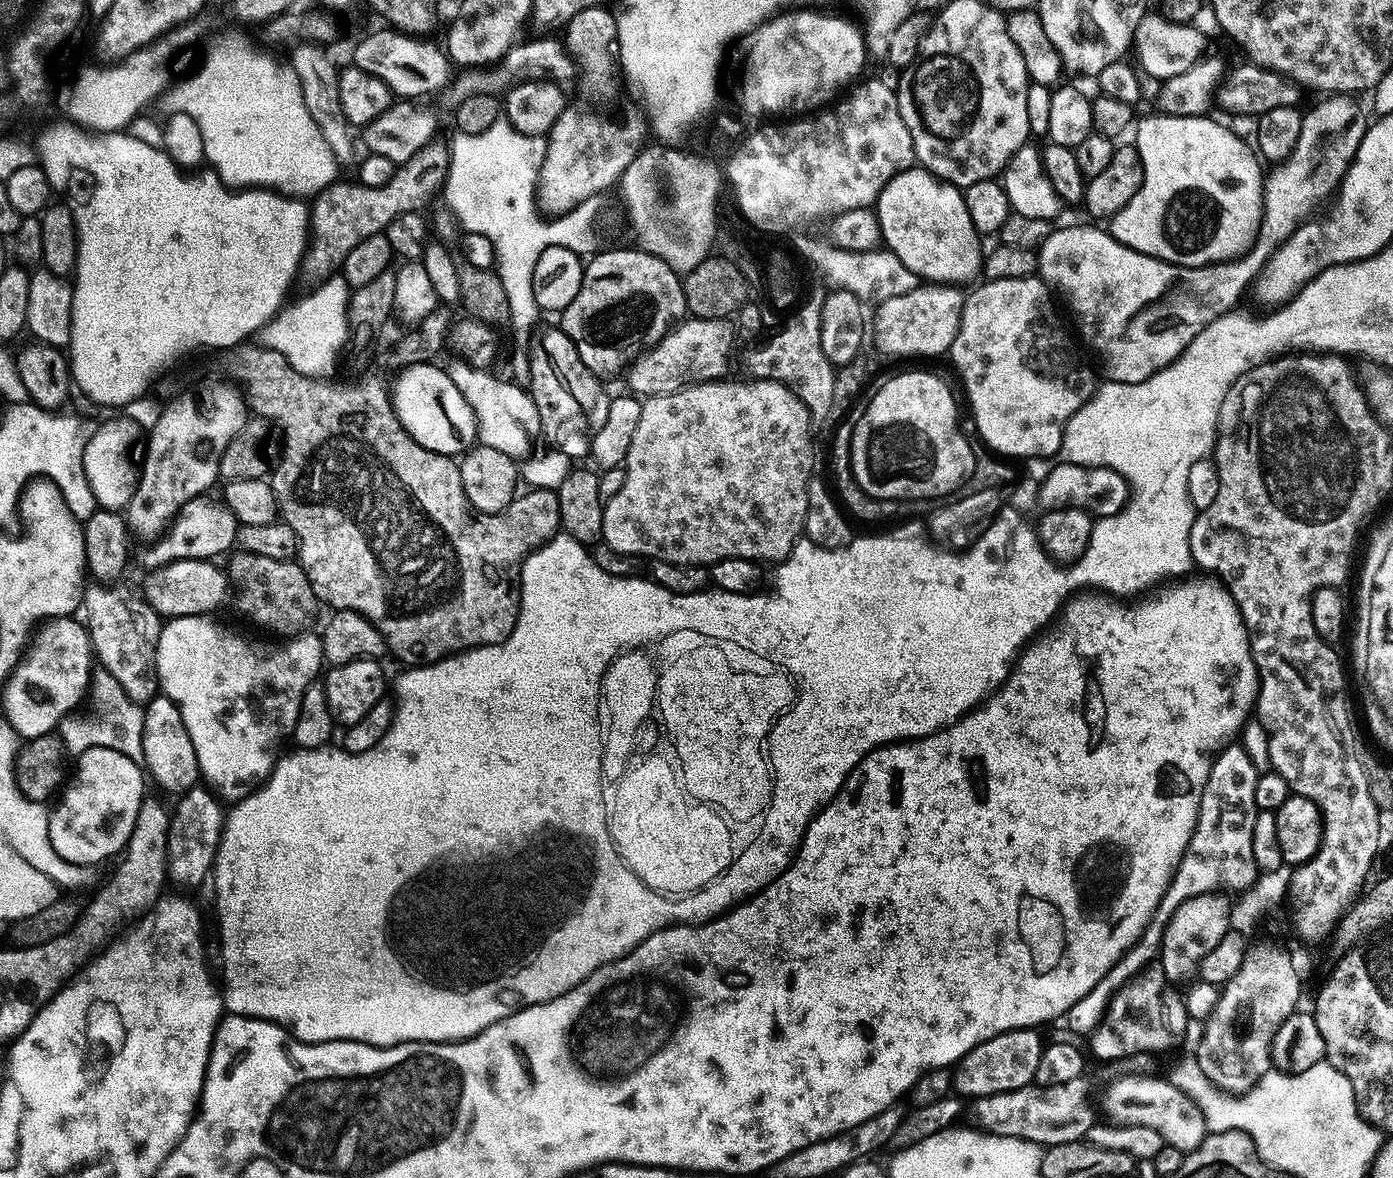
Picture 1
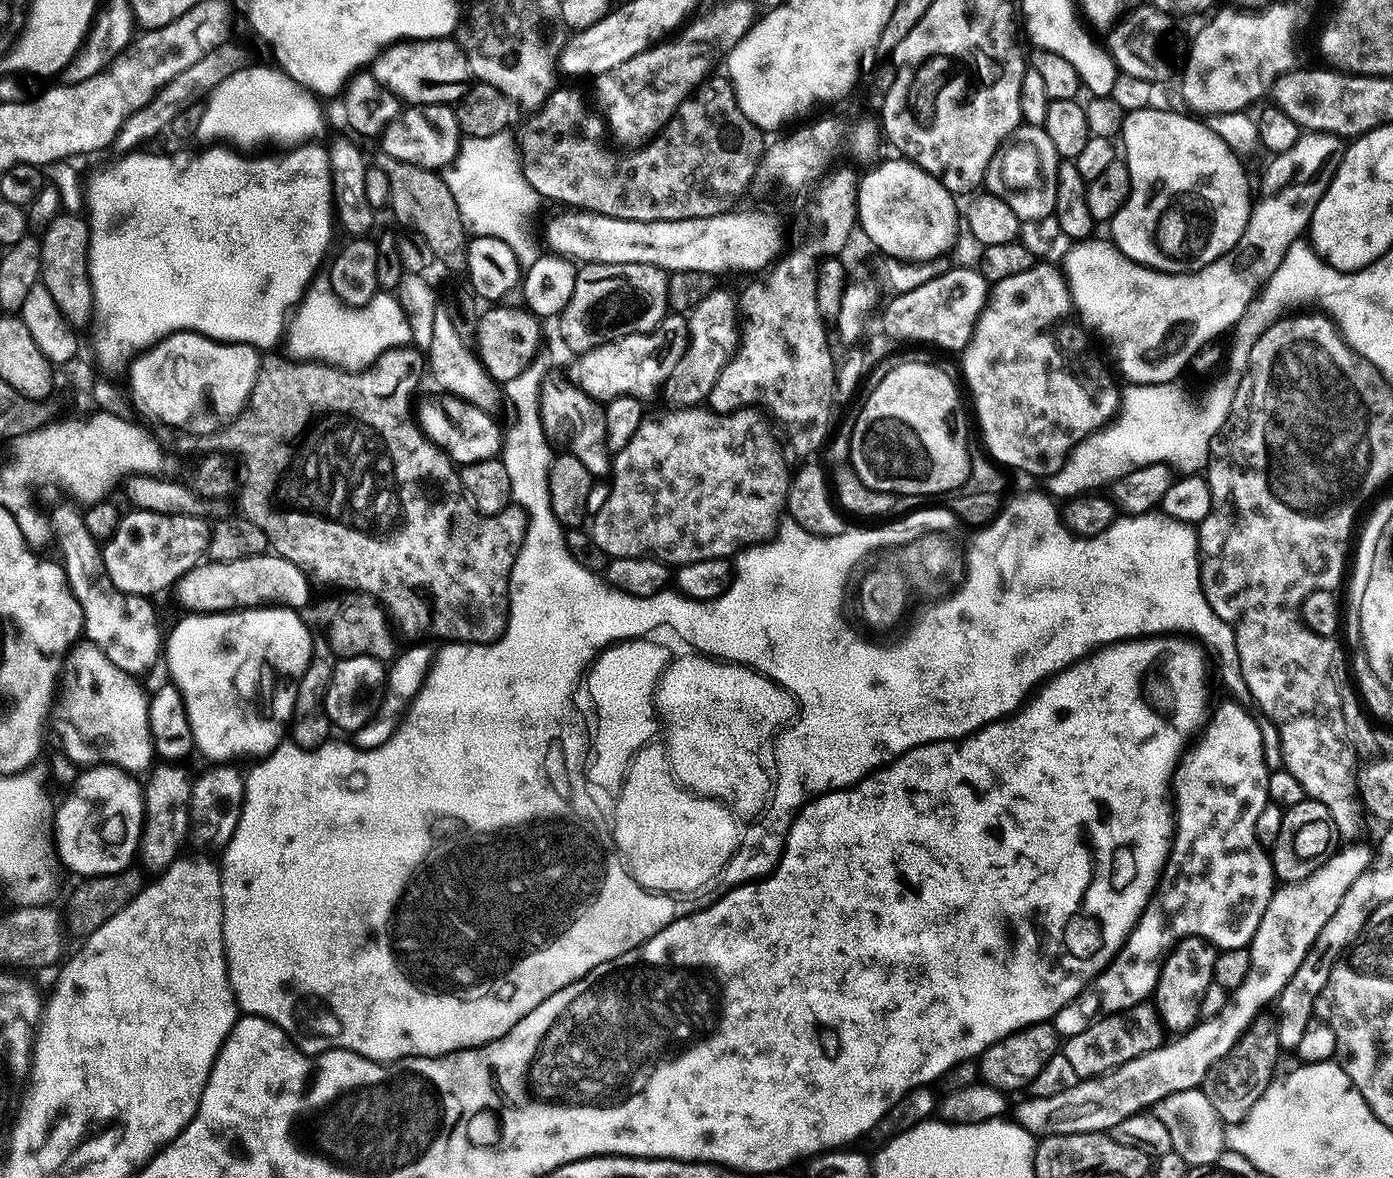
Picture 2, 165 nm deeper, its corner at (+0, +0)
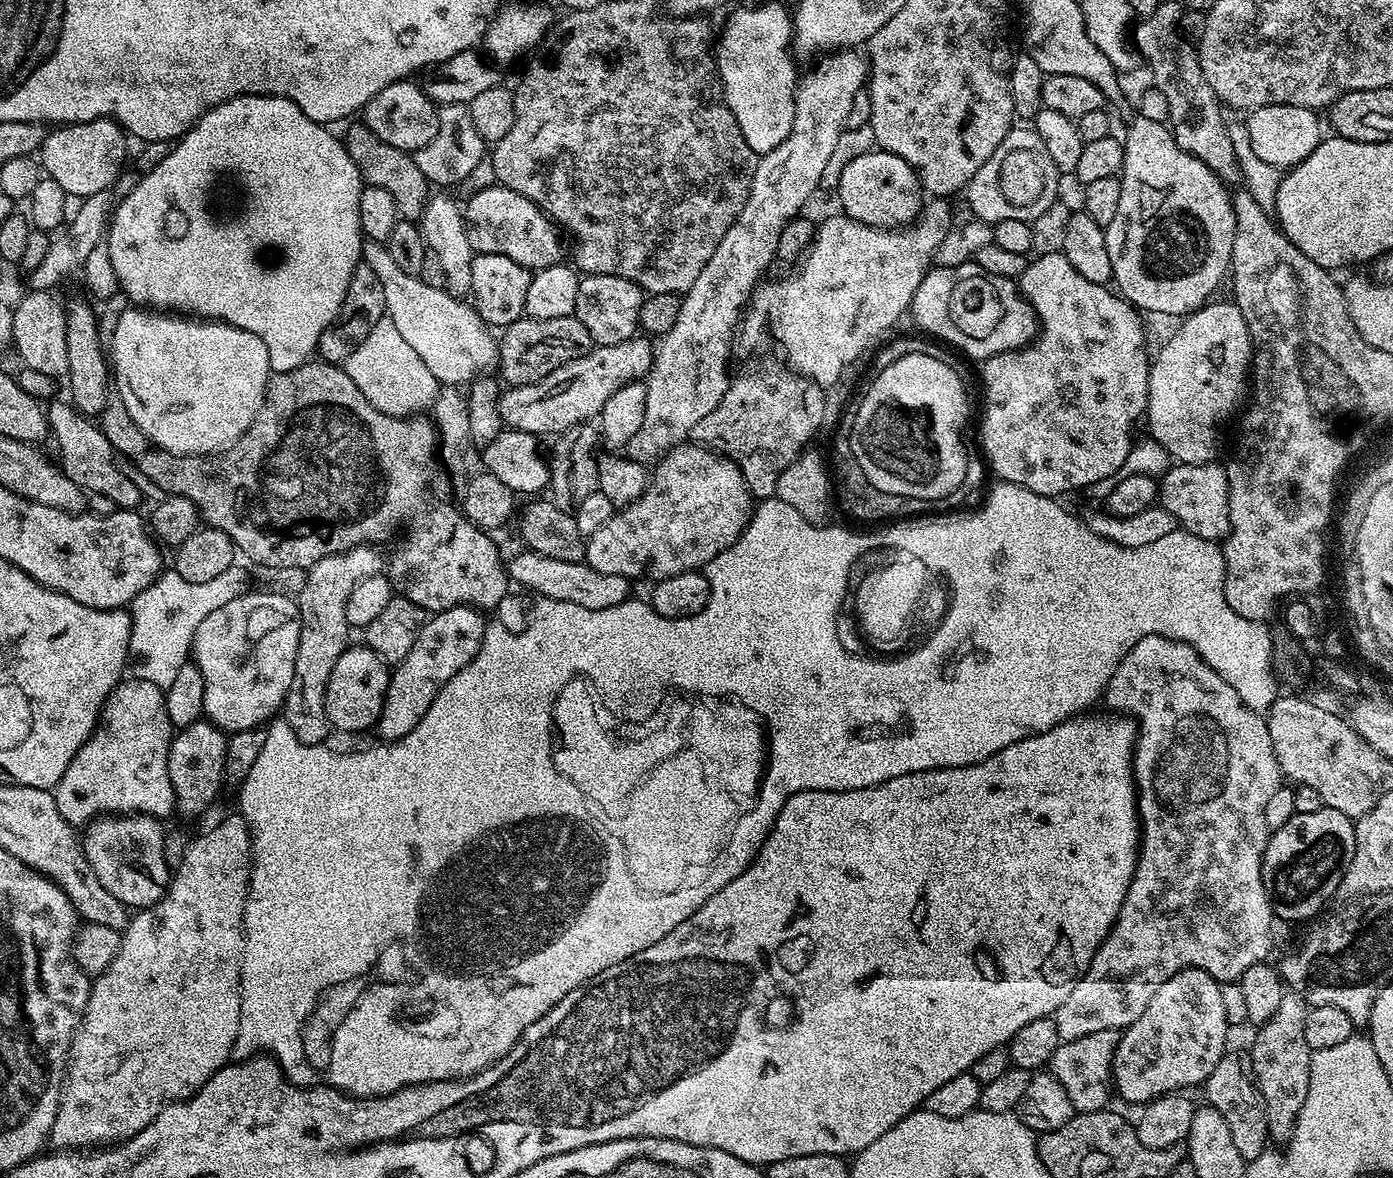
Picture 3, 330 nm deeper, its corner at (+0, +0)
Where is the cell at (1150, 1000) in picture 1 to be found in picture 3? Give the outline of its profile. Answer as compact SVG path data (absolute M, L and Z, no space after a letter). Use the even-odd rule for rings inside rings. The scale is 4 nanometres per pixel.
M1098 1030L1095 1034L1086 1034L1086 1038L1065 1040L1054 1050L1054 1058L1050 1071L1066 1090L1070 1097L1073 1113L1102 1112L1109 1107L1108 1095L1113 1095L1112 1063L1114 1050L1120 1041L1120 1032L1117 1030Z

